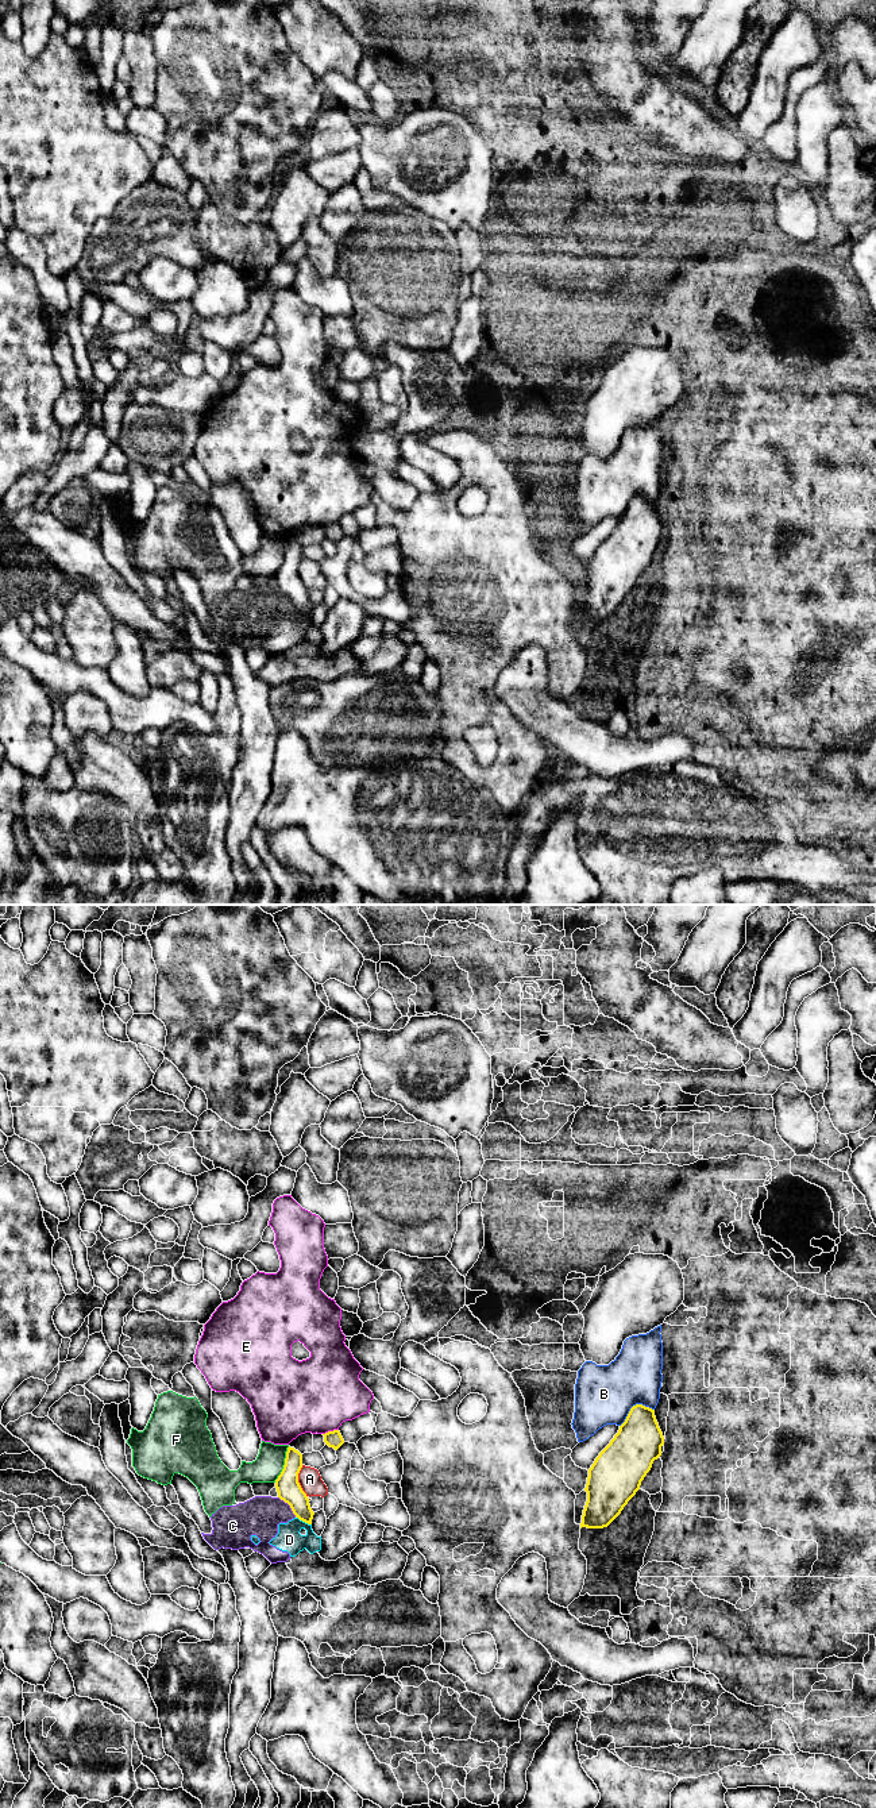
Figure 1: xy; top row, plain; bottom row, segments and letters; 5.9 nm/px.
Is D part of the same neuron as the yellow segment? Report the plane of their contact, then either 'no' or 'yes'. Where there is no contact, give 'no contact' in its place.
xy | no

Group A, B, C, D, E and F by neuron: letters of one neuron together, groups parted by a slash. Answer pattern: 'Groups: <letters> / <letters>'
Groups: A / B / C D / E / F

